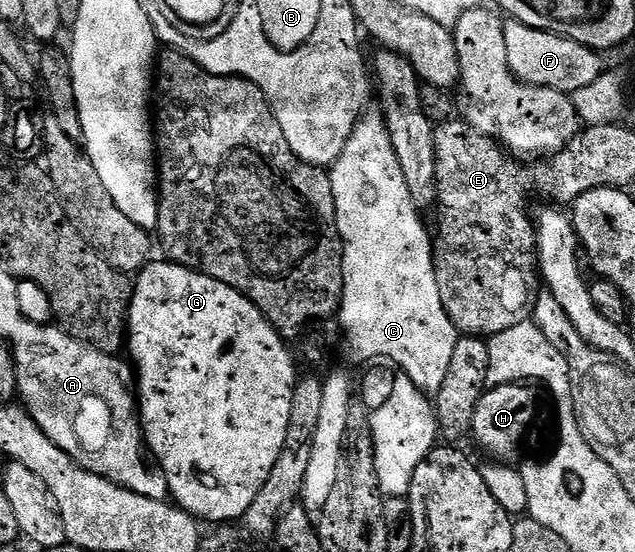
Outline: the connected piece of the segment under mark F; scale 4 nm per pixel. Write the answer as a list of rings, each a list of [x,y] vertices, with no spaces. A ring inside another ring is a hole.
[[[509,19],[505,23],[505,40],[507,61],[513,75],[533,87],[550,87],[556,91],[572,93],[587,89],[587,85],[591,85],[603,74],[602,56],[598,52],[565,39],[562,35],[552,35],[549,31],[523,25],[517,19]]]

